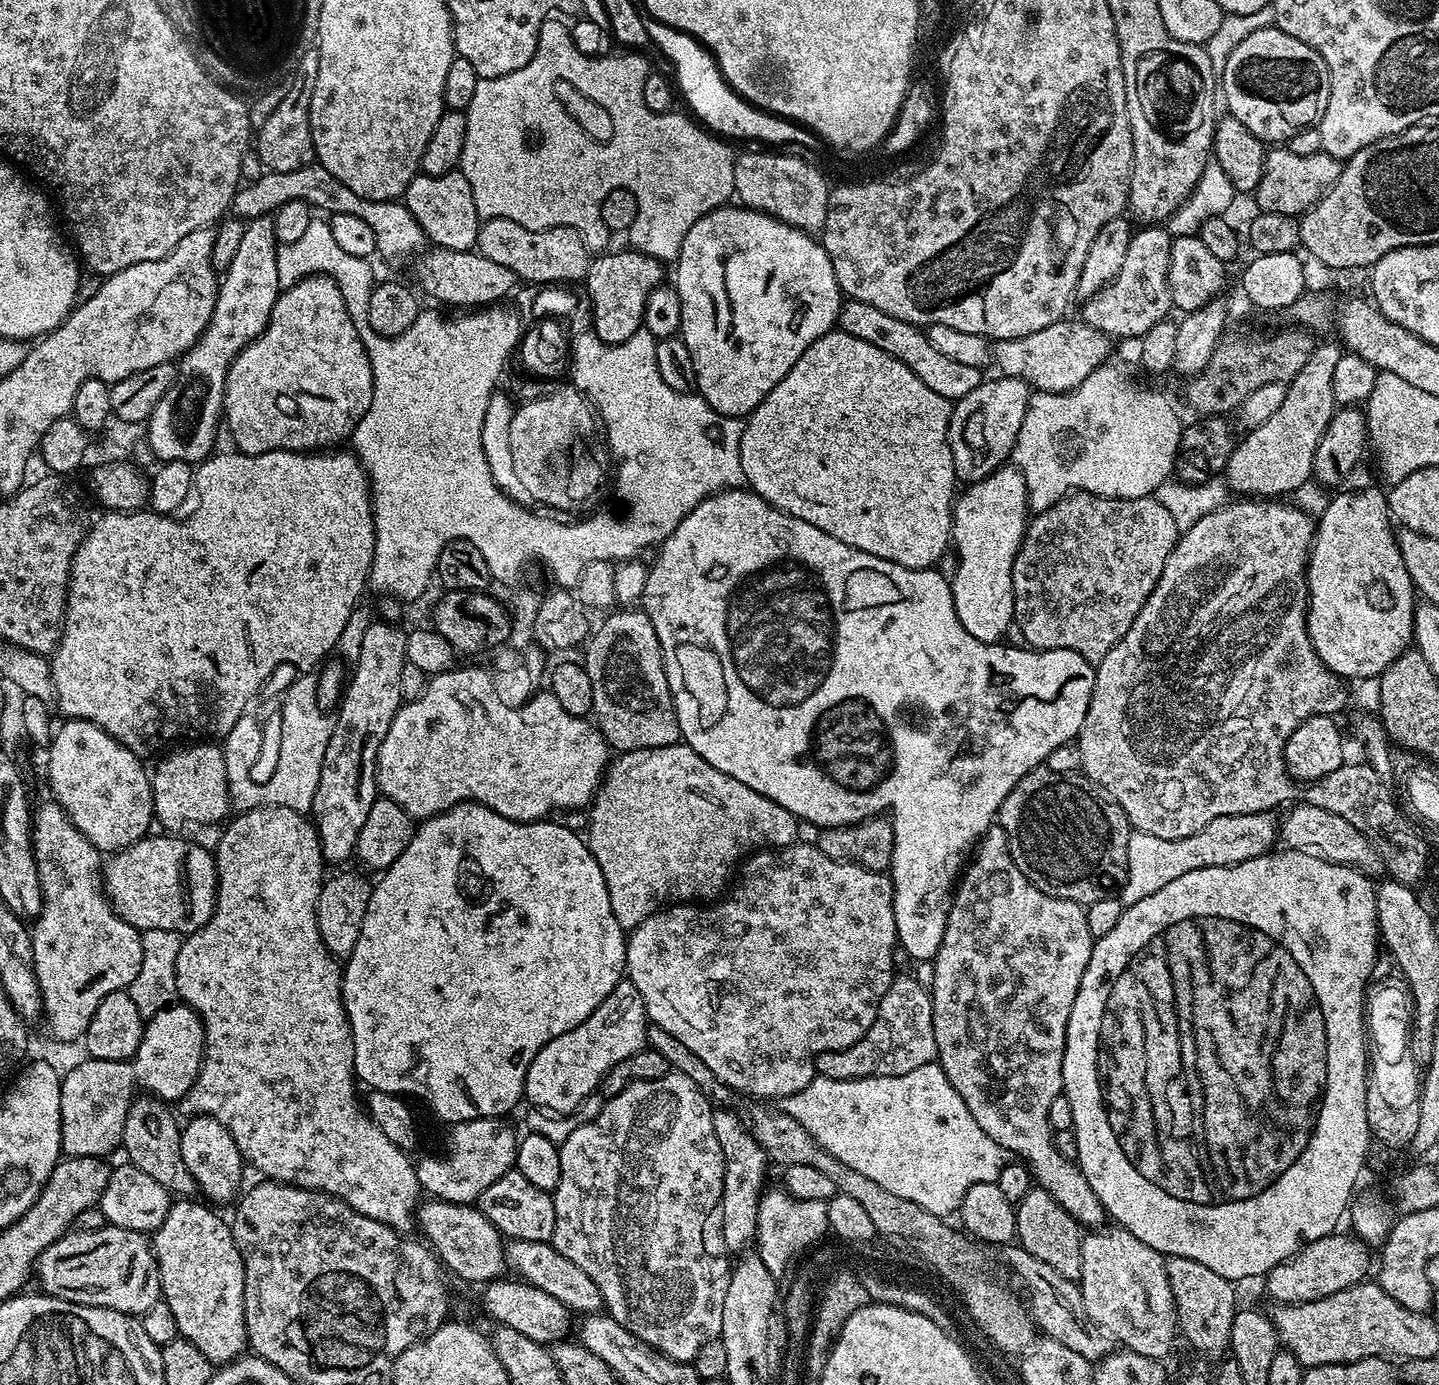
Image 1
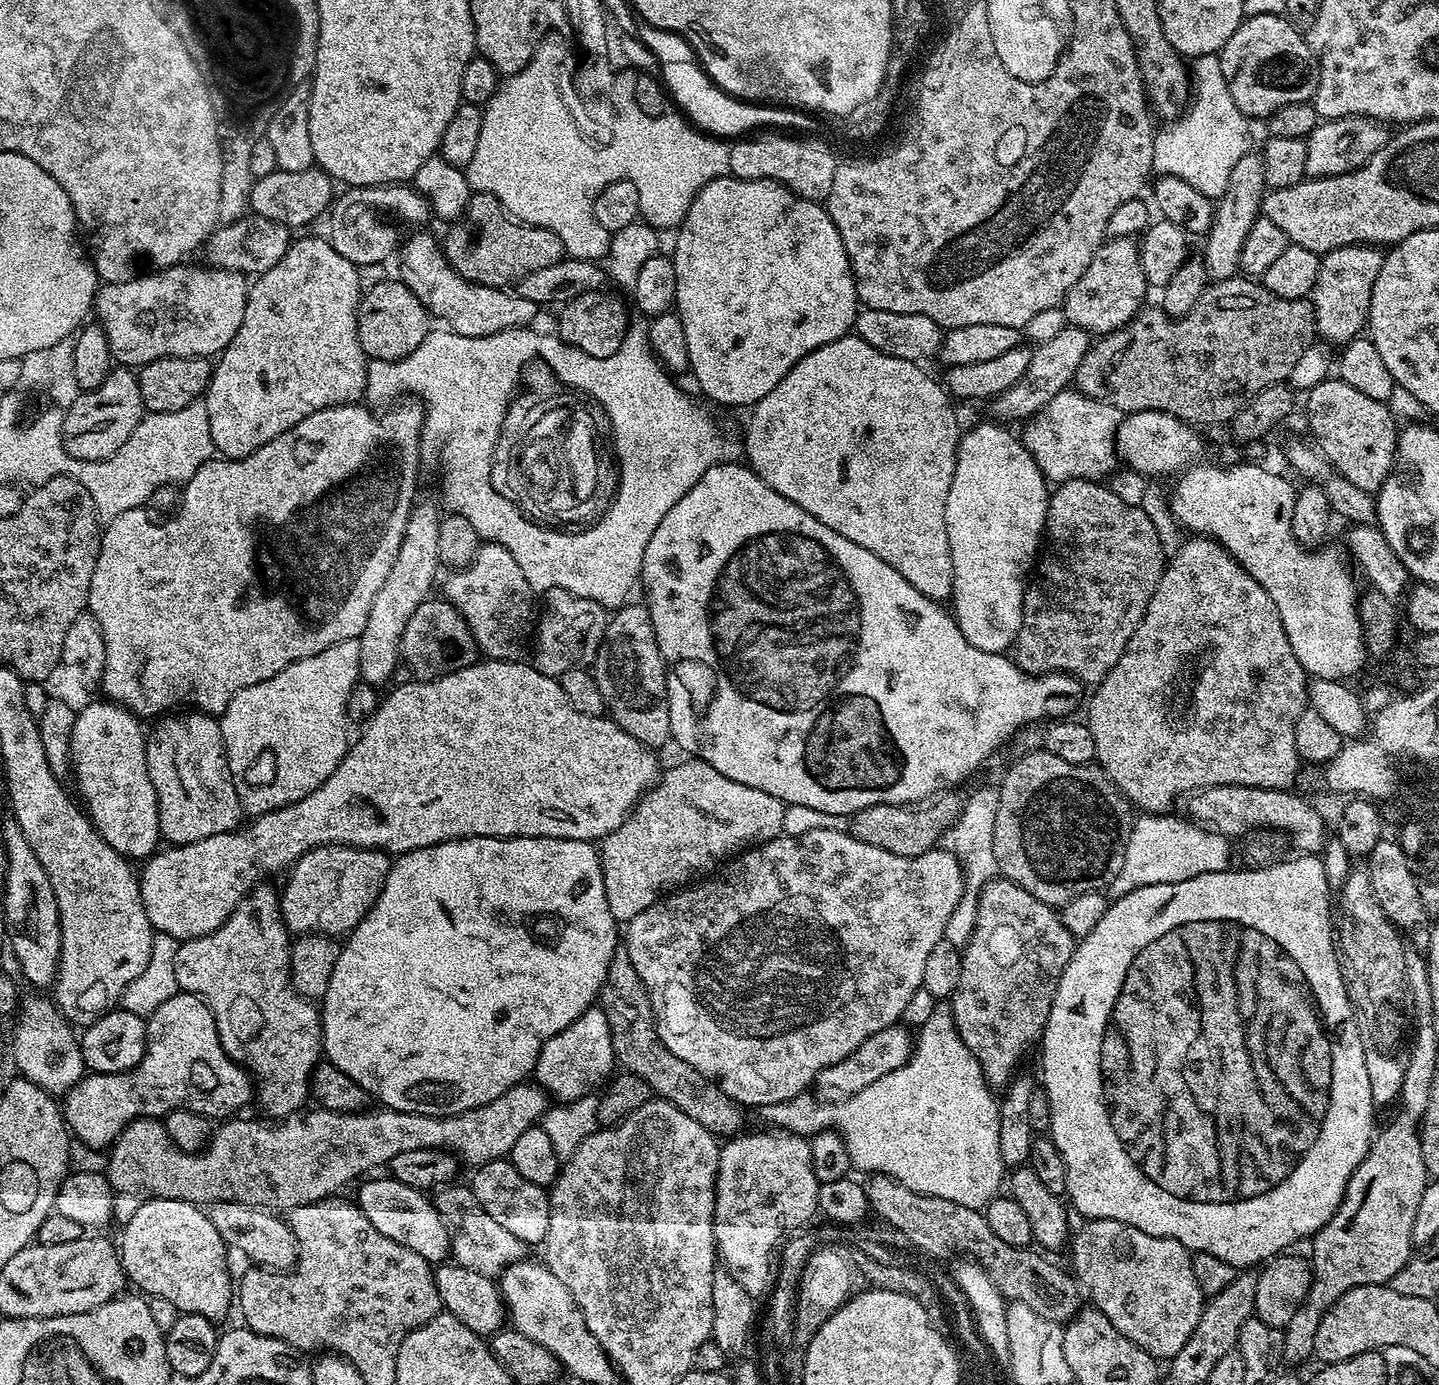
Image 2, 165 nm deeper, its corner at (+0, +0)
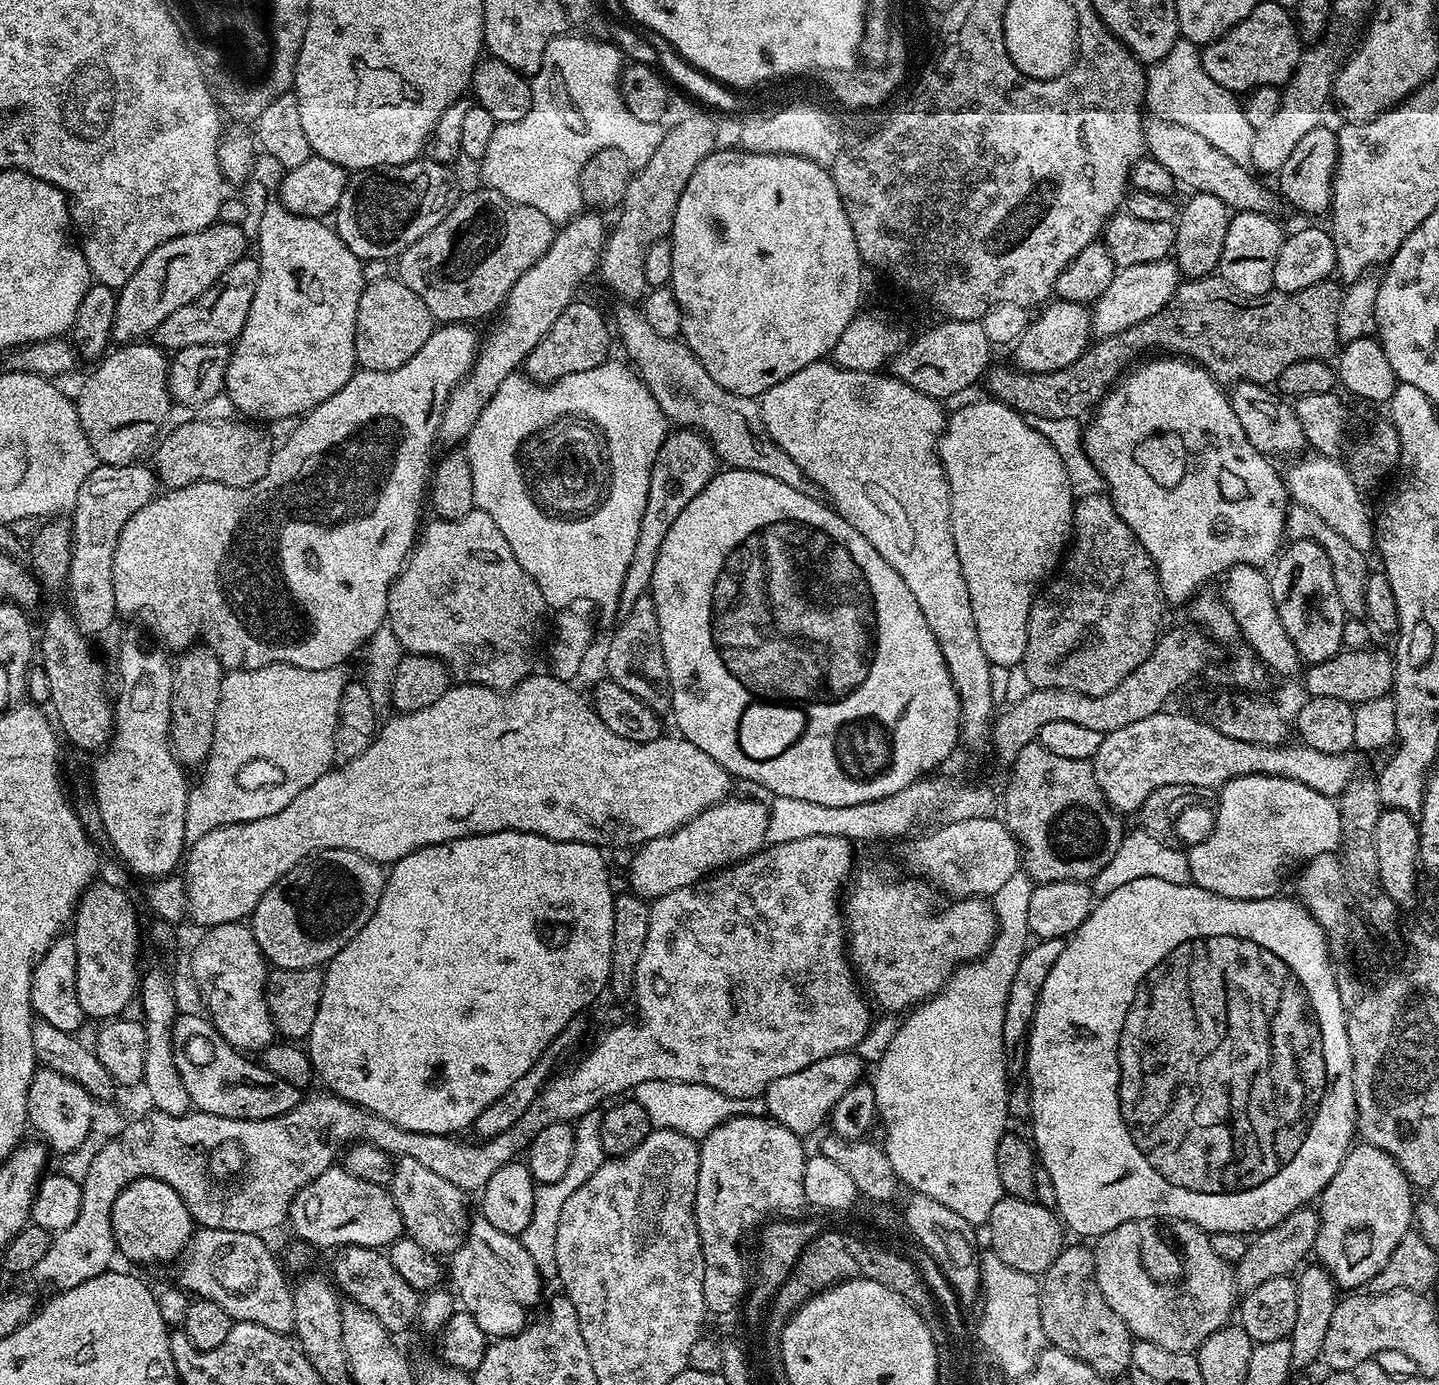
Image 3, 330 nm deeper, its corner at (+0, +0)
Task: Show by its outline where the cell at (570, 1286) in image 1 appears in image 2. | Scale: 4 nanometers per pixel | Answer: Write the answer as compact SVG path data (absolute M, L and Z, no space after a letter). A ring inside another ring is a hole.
M460 1182L441 1187L435 1193L434 1203L442 1222L448 1227L448 1237L452 1240L451 1259L466 1270L478 1270L478 1274L496 1278L505 1268L525 1259L524 1243L514 1238L510 1230L498 1226L498 1222L494 1222L494 1218L490 1218L490 1214L482 1210L478 1198L474 1198L471 1187L464 1185L463 1188Z

